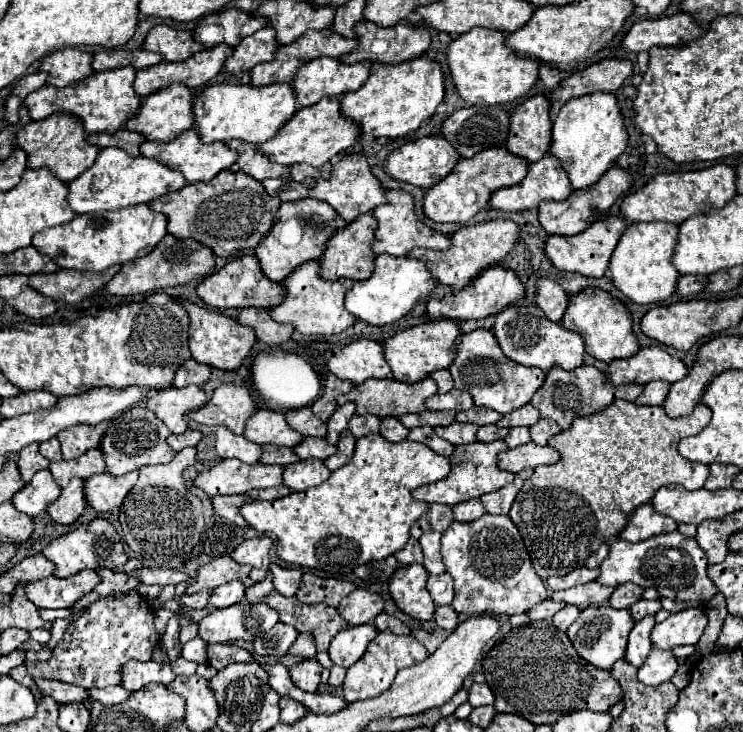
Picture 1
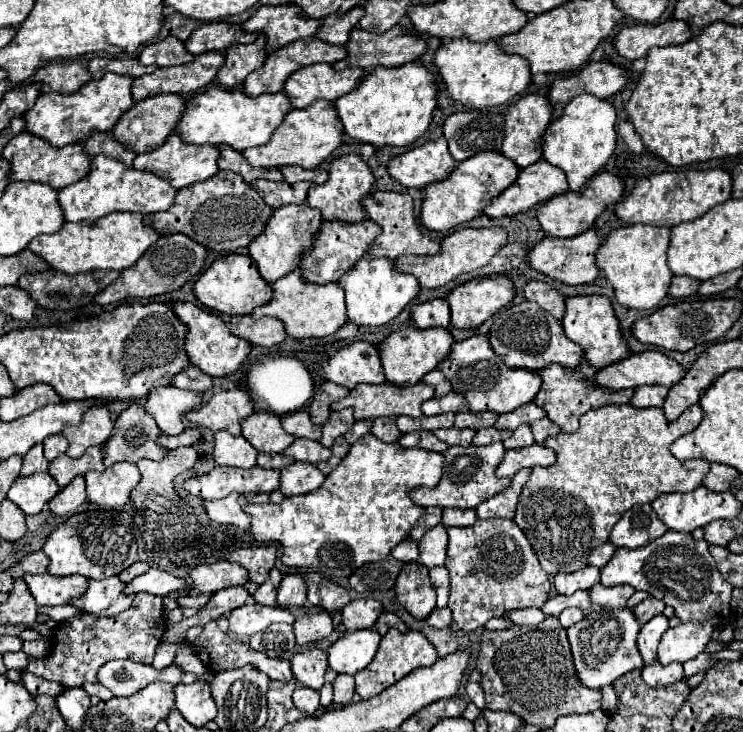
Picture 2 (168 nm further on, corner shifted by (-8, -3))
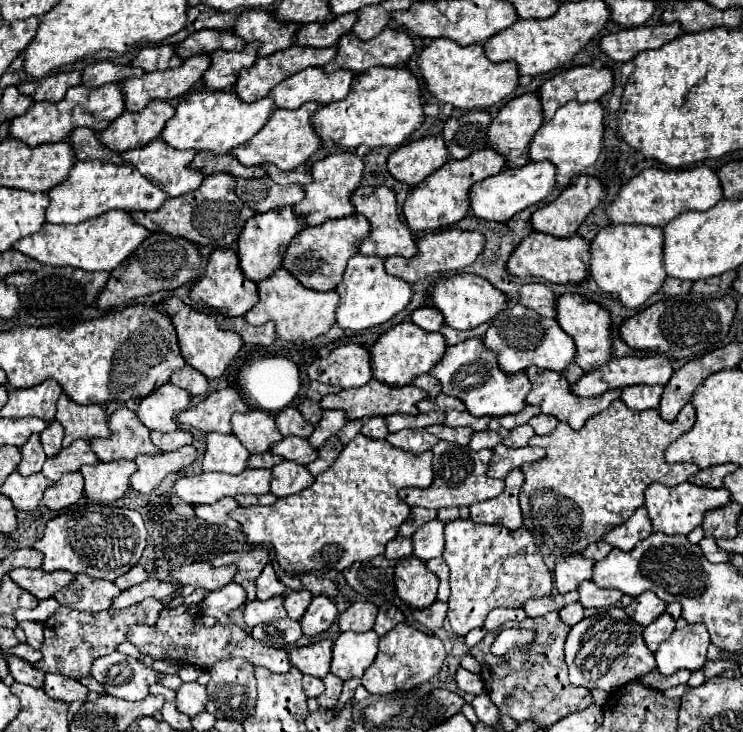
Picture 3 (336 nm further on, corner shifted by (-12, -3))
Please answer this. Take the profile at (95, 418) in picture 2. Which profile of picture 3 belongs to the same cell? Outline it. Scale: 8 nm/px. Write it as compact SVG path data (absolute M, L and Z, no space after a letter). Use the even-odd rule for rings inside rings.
M60 395L58 399L58 411L56 419L62 423L66 435L62 445L70 447L76 439L96 439L96 437L108 437L108 417L100 405L78 405L70 401L66 395Z

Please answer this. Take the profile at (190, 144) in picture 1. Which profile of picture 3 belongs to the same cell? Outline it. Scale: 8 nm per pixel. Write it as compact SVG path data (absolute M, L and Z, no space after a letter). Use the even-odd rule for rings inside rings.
M154 139L150 141L148 145L140 147L140 149L132 149L132 151L124 151L122 153L122 159L132 163L146 179L150 179L152 183L156 183L164 193L168 193L170 197L180 197L180 195L186 195L190 193L192 189L200 187L202 179L204 179L204 173L202 171L196 171L190 163L194 159L196 151L178 151L174 147L170 147L164 139Z

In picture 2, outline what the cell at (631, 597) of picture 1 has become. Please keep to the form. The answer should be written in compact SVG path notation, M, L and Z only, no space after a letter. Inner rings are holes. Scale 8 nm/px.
M600 583L588 589L590 601L608 609L622 609L628 601L628 597L634 593L628 585L616 585L616 587L602 587Z

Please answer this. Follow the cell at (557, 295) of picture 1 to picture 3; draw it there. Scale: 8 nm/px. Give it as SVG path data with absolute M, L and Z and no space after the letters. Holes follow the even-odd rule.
M526 283L526 285L522 285L518 301L522 305L534 309L542 317L554 317L556 315L556 295L544 283Z

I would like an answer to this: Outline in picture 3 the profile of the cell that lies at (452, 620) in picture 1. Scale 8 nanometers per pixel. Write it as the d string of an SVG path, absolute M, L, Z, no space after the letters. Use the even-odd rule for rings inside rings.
M434 601L428 609L422 609L422 611L414 611L414 619L420 621L424 627L428 629L440 629L446 621L446 603L442 601Z

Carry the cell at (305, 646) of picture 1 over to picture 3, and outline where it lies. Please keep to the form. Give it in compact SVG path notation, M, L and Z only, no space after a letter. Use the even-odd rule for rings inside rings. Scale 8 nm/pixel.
M324 595L320 597L314 597L310 607L306 609L304 617L300 619L300 625L302 625L302 631L306 637L316 637L324 631L330 629L330 625L336 621L336 603Z

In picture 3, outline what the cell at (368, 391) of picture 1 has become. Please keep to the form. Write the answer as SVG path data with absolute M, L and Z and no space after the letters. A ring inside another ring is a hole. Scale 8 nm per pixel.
M372 379L370 383L366 383L364 387L352 387L352 389L342 389L336 395L326 395L322 399L322 409L342 409L346 411L348 419L368 419L368 417L386 417L392 413L406 413L406 415L418 415L418 407L416 403L422 401L424 397L428 397L426 391L414 387L414 385L406 385L406 387L390 387L384 385L376 379Z

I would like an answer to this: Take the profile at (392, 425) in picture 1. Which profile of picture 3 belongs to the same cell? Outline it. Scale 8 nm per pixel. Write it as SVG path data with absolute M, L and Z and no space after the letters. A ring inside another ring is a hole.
M370 417L364 427L362 427L362 433L366 437L372 437L372 439L386 439L386 435L390 433L388 431L388 425L386 425L386 419L384 417Z

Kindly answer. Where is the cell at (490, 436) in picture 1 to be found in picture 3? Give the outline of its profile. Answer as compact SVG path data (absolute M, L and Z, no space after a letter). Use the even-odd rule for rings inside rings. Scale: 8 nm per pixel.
M486 429L486 431L474 433L468 447L474 449L474 451L480 451L480 449L494 449L494 447L496 447L498 443L502 443L502 441L504 441L504 435L502 435L502 433Z

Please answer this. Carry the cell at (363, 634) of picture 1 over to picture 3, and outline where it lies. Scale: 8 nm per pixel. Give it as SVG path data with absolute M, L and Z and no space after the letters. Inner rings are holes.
M340 633L332 647L332 673L342 681L362 677L378 655L380 637L368 633Z

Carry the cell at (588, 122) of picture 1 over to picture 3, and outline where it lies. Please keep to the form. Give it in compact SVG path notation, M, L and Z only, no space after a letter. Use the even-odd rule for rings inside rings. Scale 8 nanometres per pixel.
M570 101L556 111L556 115L544 123L530 143L532 161L552 161L556 165L556 181L568 187L586 167L594 165L604 147L604 109L598 101L578 103Z

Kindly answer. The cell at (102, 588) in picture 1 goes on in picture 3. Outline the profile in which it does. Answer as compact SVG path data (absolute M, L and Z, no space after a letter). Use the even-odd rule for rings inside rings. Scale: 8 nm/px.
M76 575L76 579L58 591L54 597L60 605L68 605L80 611L106 611L112 609L112 599L120 595L120 589L112 581L92 579L88 575Z

